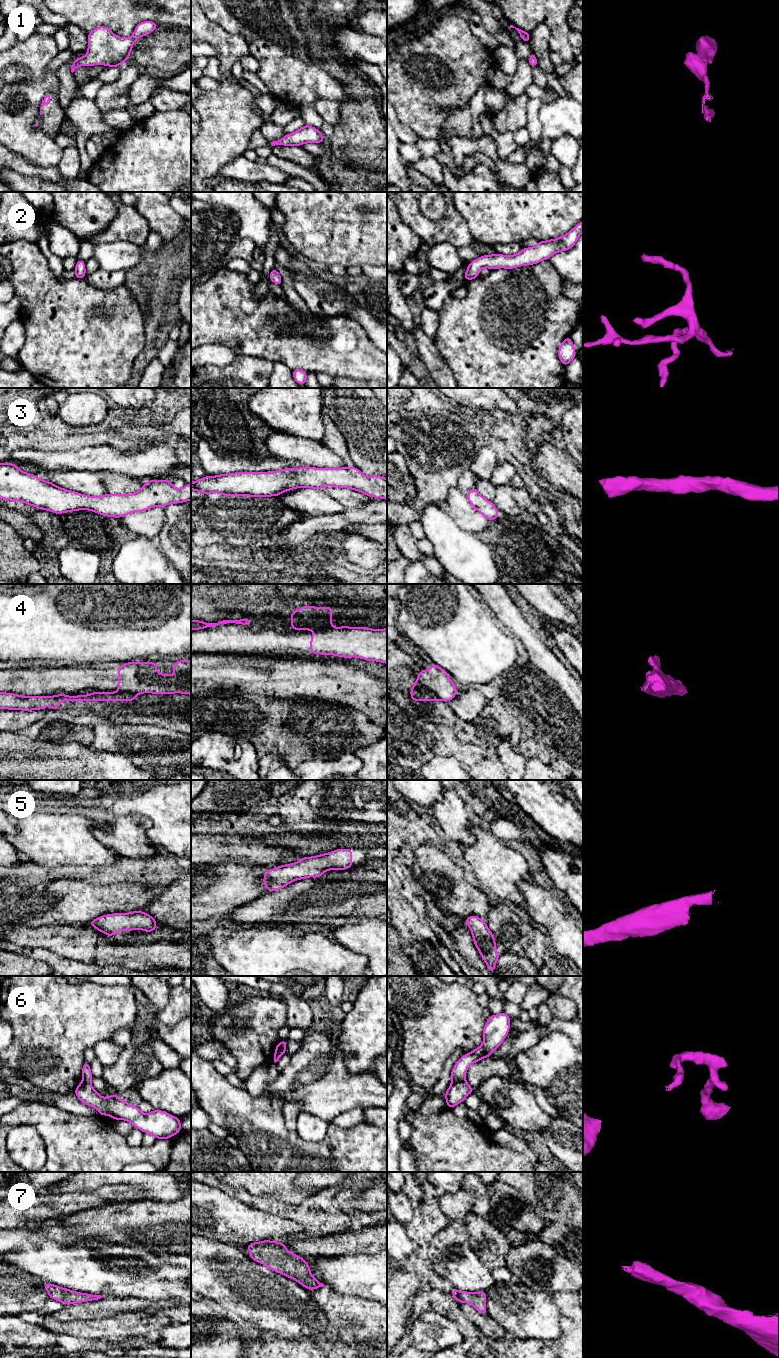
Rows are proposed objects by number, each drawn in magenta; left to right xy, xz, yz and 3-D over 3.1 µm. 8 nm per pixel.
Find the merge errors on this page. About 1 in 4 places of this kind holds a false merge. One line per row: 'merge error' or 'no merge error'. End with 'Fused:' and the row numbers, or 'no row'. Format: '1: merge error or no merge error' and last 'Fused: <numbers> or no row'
1: no merge error
2: no merge error
3: no merge error
4: merge error
5: no merge error
6: merge error
7: no merge error
Fused: 4, 6

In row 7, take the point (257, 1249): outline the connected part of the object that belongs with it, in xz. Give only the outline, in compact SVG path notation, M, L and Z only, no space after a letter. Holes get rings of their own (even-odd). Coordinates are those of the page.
M264 1240L250 1243L245 1247L250 1250L249 1257L252 1260L265 1265L274 1272L292 1278L307 1290L325 1286L311 1274L306 1260L287 1250L284 1242Z

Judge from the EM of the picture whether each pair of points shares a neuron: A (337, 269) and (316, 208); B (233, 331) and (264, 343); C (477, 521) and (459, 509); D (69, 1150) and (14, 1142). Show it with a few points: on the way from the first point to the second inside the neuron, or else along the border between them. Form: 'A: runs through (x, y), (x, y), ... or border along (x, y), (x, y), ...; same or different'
A: border along (327, 265), (341, 264), (345, 267); different
B: runs through (241, 331), (248, 331), (256, 339); same
C: runs through (473, 521), (463, 513); same
D: border along (31, 1126), (37, 1131), (43, 1141), (46, 1161); different

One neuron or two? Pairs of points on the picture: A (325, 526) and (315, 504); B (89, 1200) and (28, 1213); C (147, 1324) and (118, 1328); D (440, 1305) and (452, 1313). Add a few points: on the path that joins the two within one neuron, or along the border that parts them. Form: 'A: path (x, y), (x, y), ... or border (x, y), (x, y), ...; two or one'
A: border (343, 511), (337, 514), (308, 517); two
B: path (74, 1202), (62, 1206), (43, 1207); one
C: path (140, 1324), (125, 1325); one
D: path (443, 1305), (449, 1310); one

